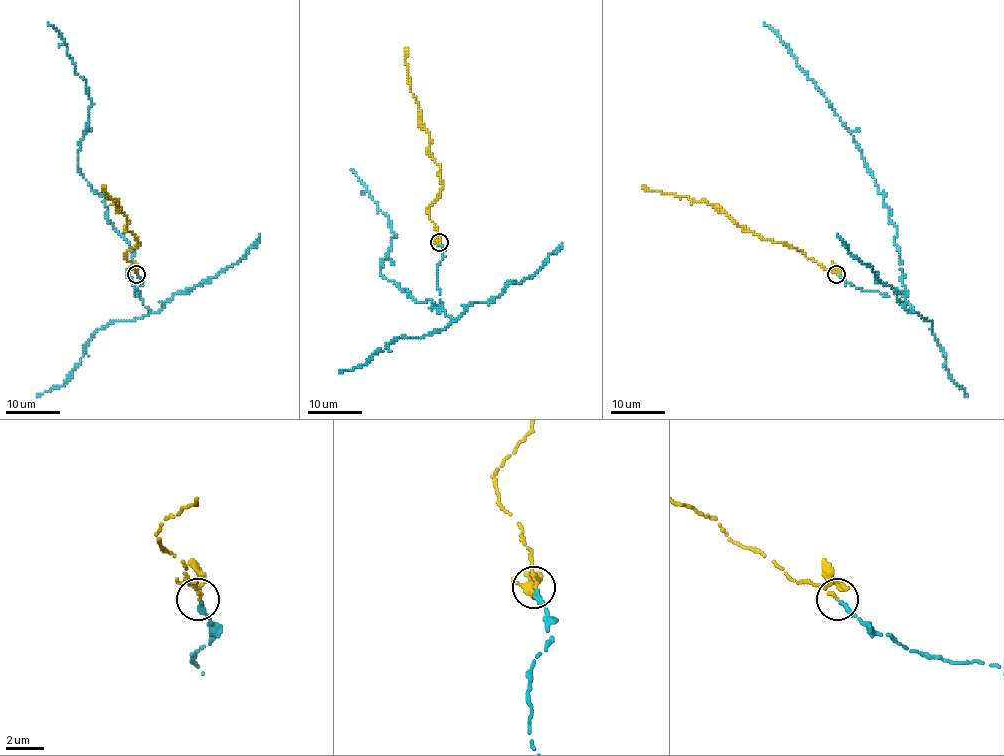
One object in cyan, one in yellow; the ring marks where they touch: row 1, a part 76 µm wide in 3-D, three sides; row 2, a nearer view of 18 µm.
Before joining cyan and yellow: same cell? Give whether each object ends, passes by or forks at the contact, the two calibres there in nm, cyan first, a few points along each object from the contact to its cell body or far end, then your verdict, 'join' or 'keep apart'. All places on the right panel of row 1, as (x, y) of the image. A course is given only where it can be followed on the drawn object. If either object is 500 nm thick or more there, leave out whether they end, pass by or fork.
cyan ends; yellow passes by; calibres 280 and 130 nm; course cyan (837, 274), (857, 289), (887, 296), (906, 290), (893, 241), (896, 228), (860, 146), (790, 49), (763, 23); course yellow (837, 274), (782, 243), (762, 239), (743, 229), (705, 201), (647, 190), (641, 184); join

